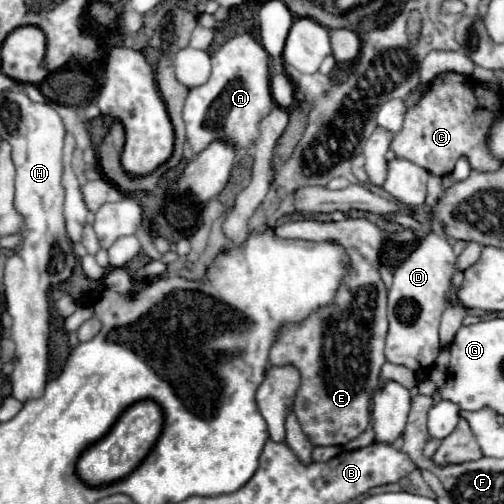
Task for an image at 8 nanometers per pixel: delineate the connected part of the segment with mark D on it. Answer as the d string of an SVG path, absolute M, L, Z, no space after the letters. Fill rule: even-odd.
M431 231L421 243L419 247L397 267L395 275L393 275L393 285L389 289L389 303L387 303L387 317L389 317L389 333L387 333L387 341L385 341L385 359L395 363L395 365L403 365L407 369L411 369L415 375L425 375L431 365L435 363L441 345L439 345L439 319L441 313L447 309L449 305L449 291L451 291L451 277L457 271L457 255L453 253L451 245L443 239L441 233Z

